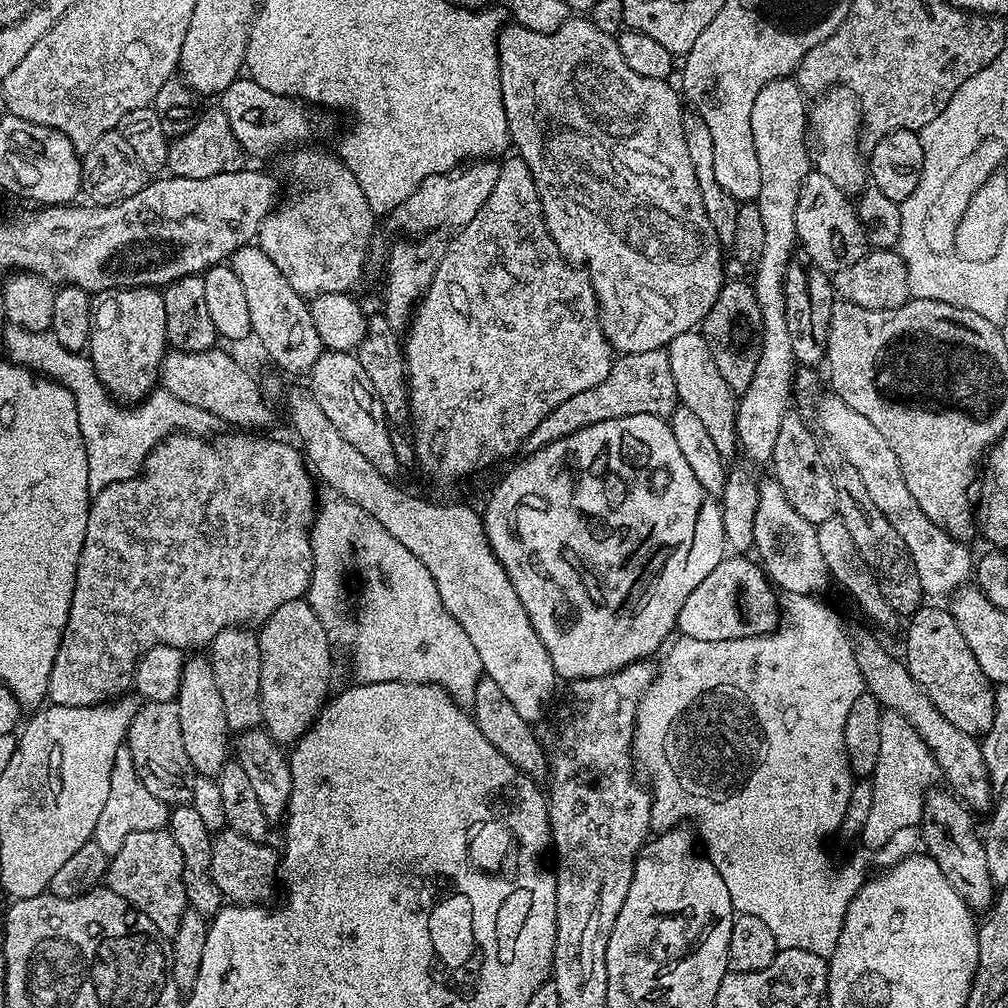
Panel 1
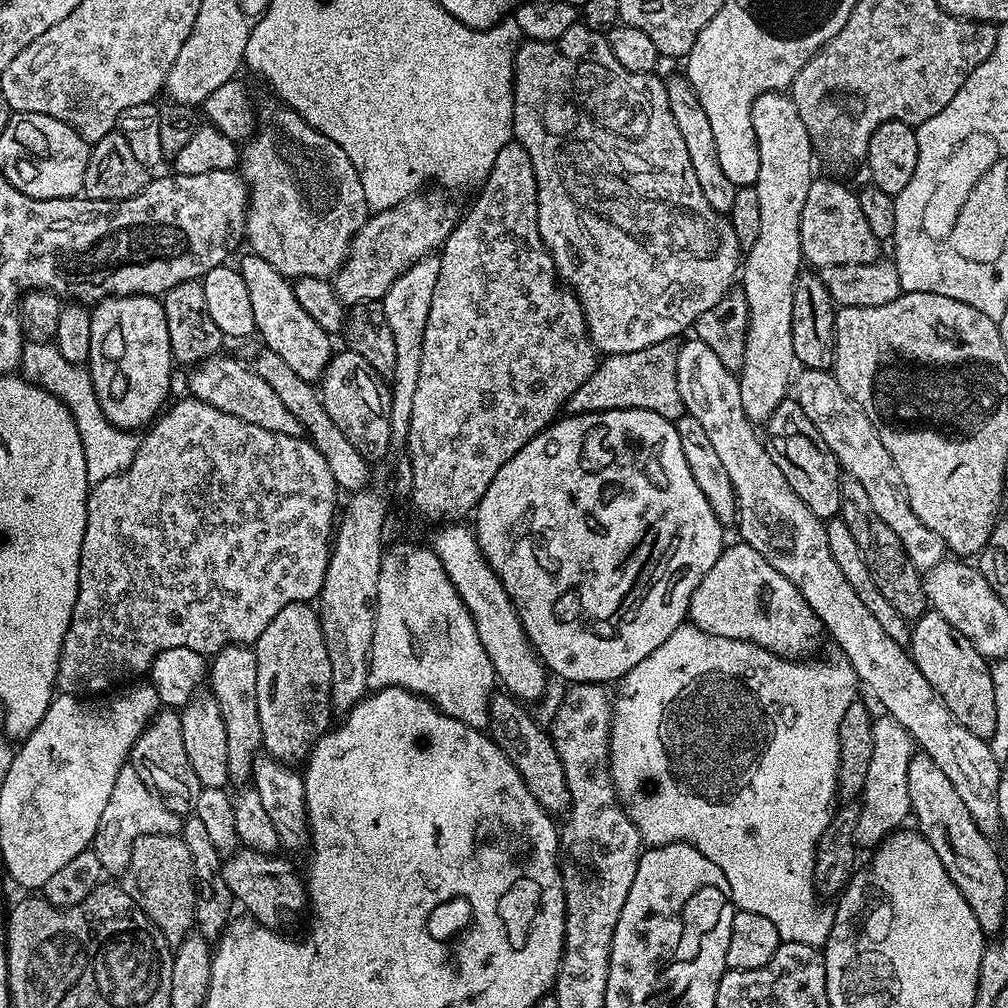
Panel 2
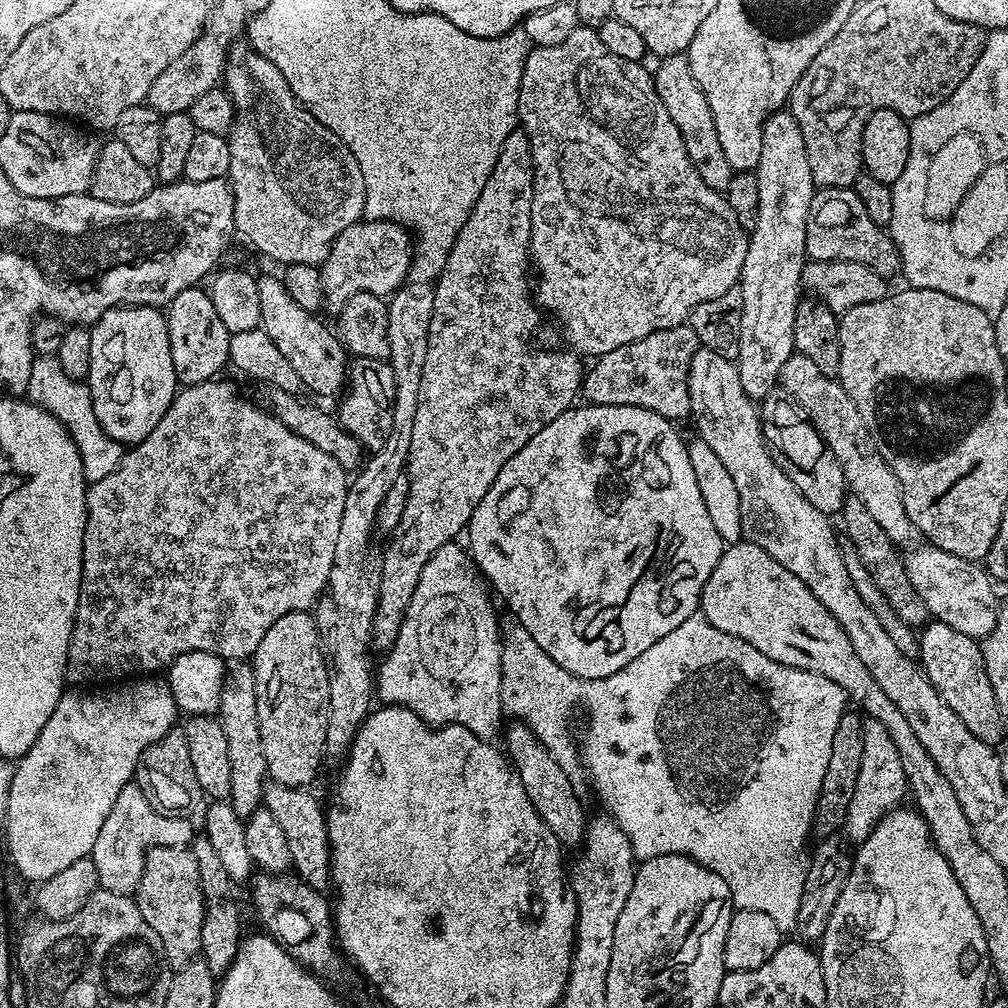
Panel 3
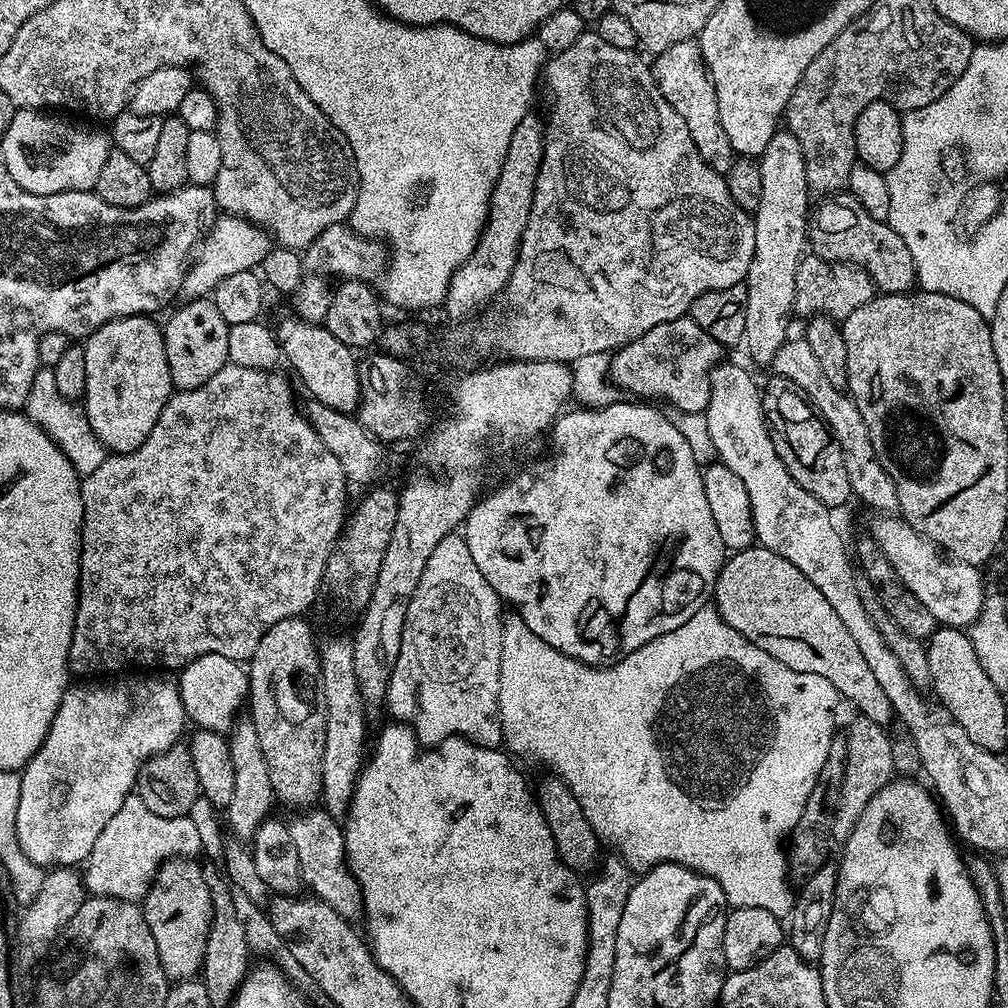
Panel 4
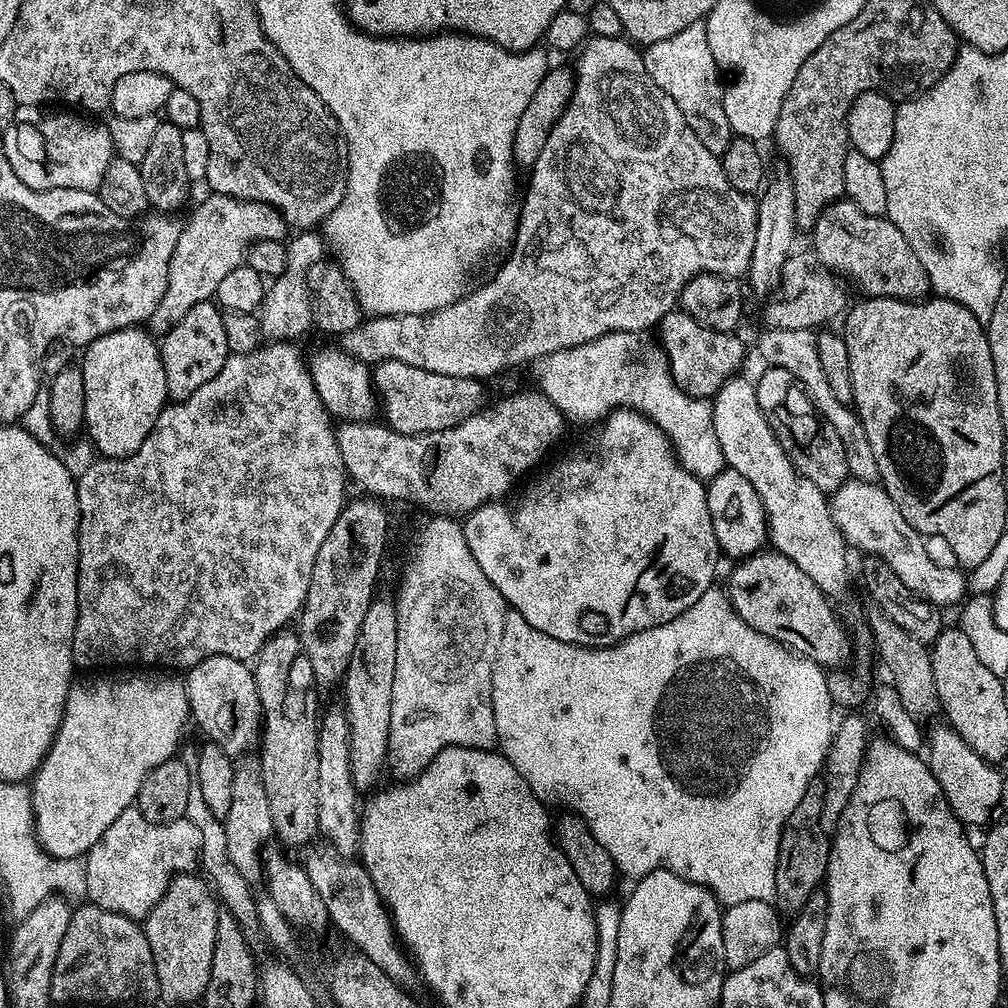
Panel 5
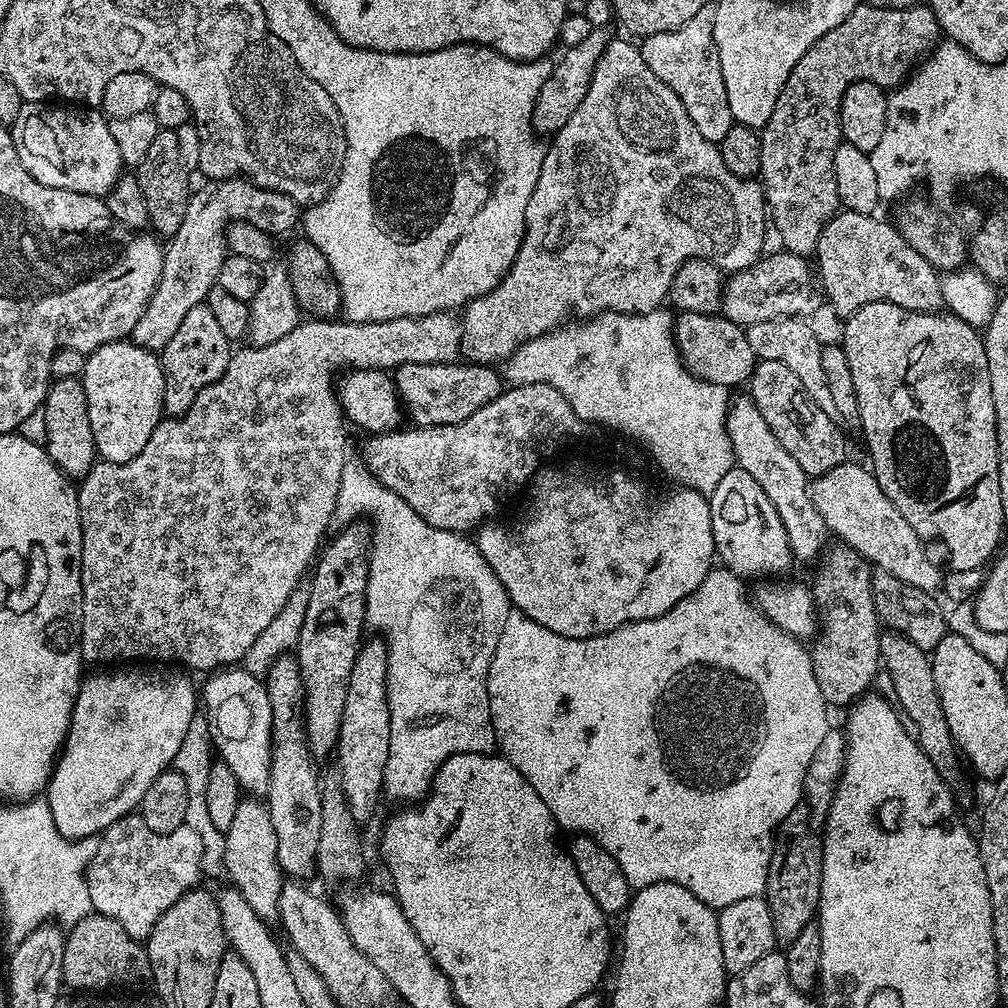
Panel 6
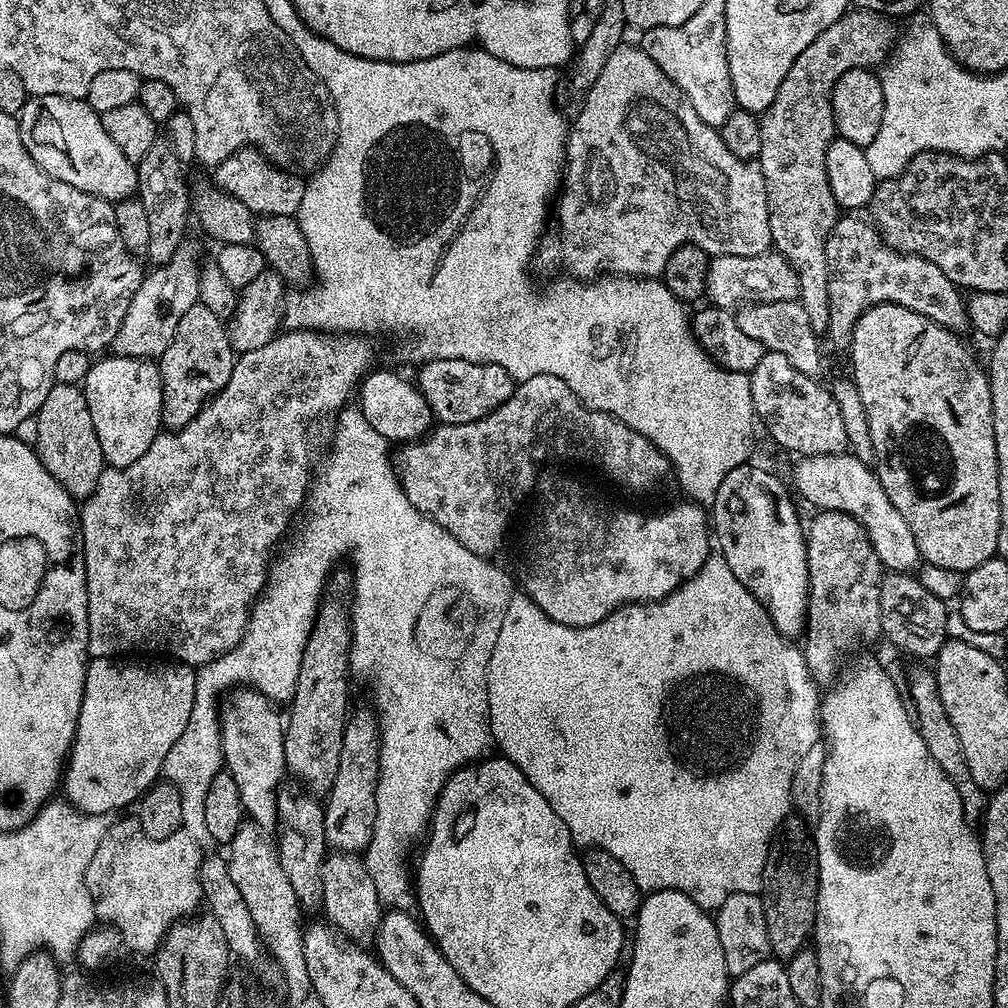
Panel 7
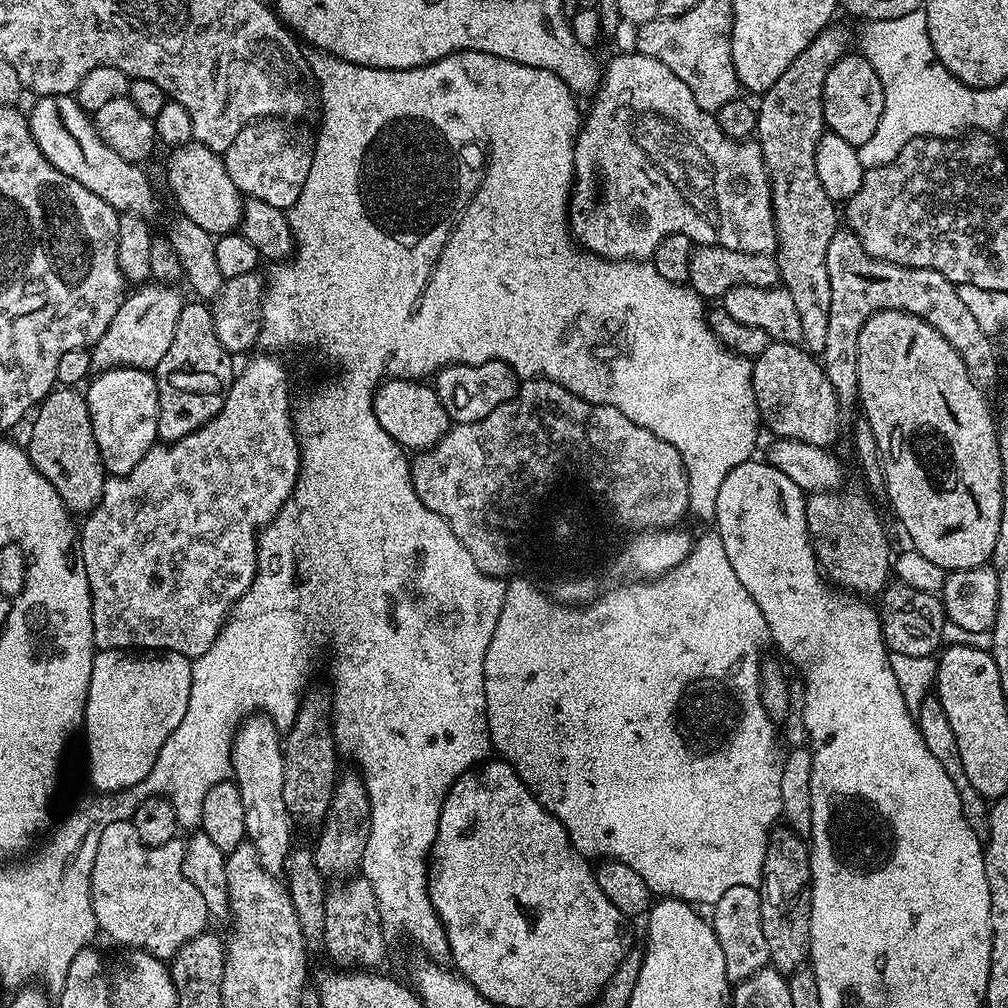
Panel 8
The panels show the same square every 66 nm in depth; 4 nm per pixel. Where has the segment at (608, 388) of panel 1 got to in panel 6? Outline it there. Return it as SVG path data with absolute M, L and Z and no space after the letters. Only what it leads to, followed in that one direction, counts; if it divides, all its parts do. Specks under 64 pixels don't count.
M680 312L673 323L673 336L689 372L709 384L734 388L742 382L747 383L758 363L747 331L722 314Z

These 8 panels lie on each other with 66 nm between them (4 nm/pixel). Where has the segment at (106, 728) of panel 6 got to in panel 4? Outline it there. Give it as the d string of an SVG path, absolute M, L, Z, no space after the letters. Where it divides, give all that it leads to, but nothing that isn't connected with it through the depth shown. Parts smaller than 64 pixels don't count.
M120 674L115 678L105 679L103 682L80 682L80 685L69 686L64 690L64 697L54 714L54 722L50 722L50 730L42 742L42 746L30 758L30 762L19 773L20 793L18 794L18 806L16 807L16 843L20 845L21 850L30 858L30 862L39 864L41 869L51 870L61 866L80 866L87 861L89 854L94 850L94 842L98 839L98 834L106 830L106 822L122 810L122 802L133 795L136 786L136 776L140 773L140 768L146 760L149 760L154 754L162 754L162 750L172 748L181 739L180 735L184 732L186 717L180 689L177 681L163 680L160 674Z

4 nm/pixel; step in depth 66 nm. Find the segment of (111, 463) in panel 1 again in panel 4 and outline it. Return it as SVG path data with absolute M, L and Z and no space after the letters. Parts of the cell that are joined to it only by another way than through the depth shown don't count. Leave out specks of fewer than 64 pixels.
M41 366L34 374L34 382L30 382L30 394L23 411L60 447L62 454L70 458L70 466L74 466L81 478L94 474L94 470L102 466L106 455L104 443L94 434L83 407L58 394L51 368Z

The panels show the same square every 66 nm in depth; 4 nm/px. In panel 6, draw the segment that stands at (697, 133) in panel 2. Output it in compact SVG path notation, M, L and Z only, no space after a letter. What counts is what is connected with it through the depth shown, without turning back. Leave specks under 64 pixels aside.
M711 7L698 10L690 22L678 26L678 30L666 30L662 34L650 34L639 41L642 62L654 70L674 94L686 106L690 122L698 126L698 134L717 146L730 134L734 123L730 114L730 102L726 102L726 82L722 82L722 66L718 62L718 50L714 42L714 18Z

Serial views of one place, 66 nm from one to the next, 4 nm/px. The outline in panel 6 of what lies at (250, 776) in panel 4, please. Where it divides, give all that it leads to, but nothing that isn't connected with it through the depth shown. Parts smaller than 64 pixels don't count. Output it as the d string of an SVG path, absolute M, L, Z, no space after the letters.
M260 798L241 799L234 819L230 821L230 826L223 833L225 836L224 871L227 877L232 878L231 883L240 891L242 898L246 898L250 906L254 906L254 914L258 914L265 922L275 921L280 914L279 898L282 894L282 886L286 883L286 877L280 871L278 838L274 835L274 822L270 822L267 803Z

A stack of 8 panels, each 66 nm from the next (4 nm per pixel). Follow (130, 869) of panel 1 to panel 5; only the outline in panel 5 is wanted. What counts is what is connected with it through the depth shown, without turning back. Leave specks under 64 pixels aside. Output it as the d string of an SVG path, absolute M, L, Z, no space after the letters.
M185 874L175 876L170 882L170 886L166 890L166 894L162 894L162 898L154 906L154 910L150 910L150 914L145 916L142 921L142 927L146 938L150 942L150 954L154 954L154 966L158 974L158 986L160 987L159 999L165 1000L168 1004L192 1004L203 1001L204 991L206 990L206 982L210 982L210 962L214 962L214 938L218 934L218 914L222 911L221 905L218 903L215 891L210 887L209 881L200 874Z

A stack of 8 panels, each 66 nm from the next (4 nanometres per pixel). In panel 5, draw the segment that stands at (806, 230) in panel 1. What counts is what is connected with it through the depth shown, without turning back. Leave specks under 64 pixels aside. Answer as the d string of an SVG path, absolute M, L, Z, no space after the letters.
M841 198L821 212L814 235L814 251L818 259L845 281L853 280L864 291L865 297L892 296L896 300L919 302L929 295L926 270L922 270L918 254L914 254L902 230L884 216L866 214L858 210L852 200Z

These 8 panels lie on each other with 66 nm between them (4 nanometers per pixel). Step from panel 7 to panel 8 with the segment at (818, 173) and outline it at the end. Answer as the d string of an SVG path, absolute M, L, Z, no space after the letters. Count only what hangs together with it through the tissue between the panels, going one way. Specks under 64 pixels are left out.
M829 26L817 34L786 66L782 78L770 86L768 92L759 97L760 104L756 108L755 139L758 141L764 155L764 166L768 169L768 178L772 181L772 213L776 223L776 243L778 245L774 255L776 265L780 268L782 287L790 290L794 297L794 306L798 306L798 322L802 325L802 344L813 354L823 353L826 346L826 333L830 323L830 274L826 274L826 250L830 250L830 238L838 231L837 201L826 194L822 181L818 178L818 169L814 166L814 154L818 142L824 136L826 125L824 122L824 83L826 74L849 51L848 36L837 26Z

